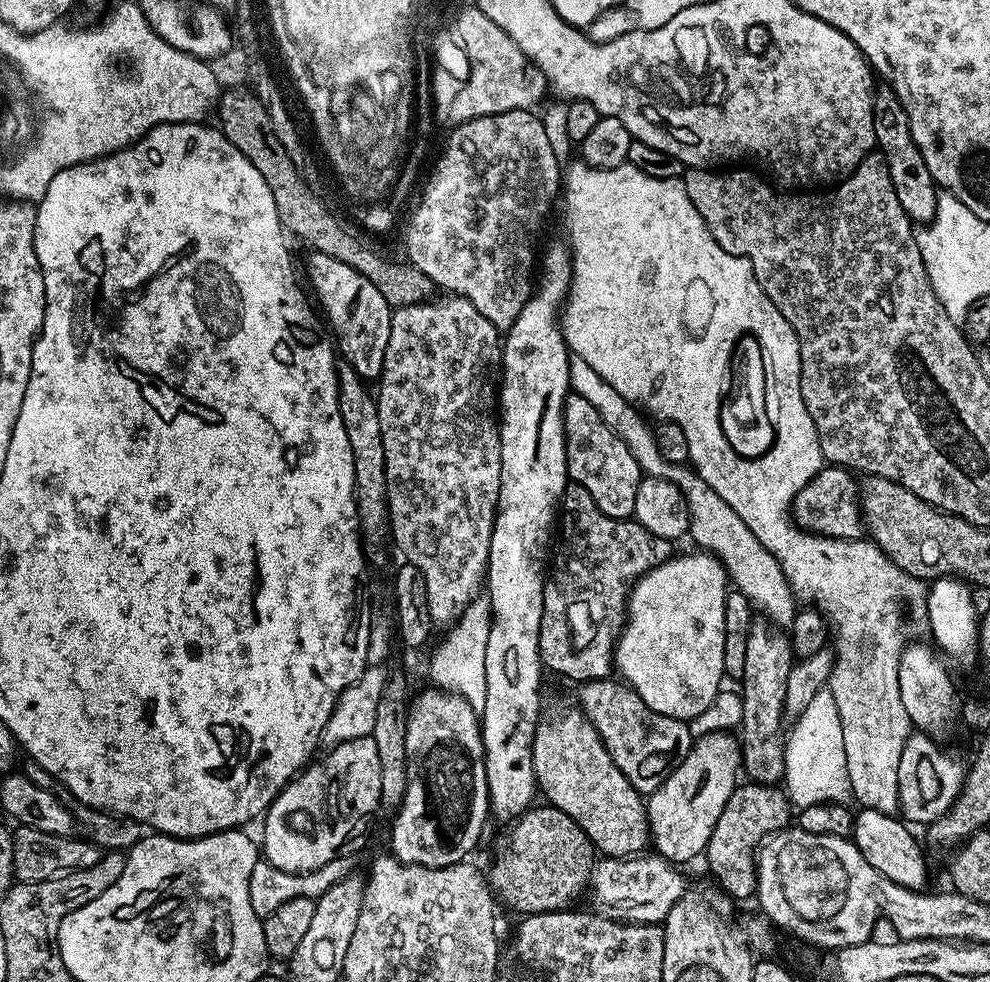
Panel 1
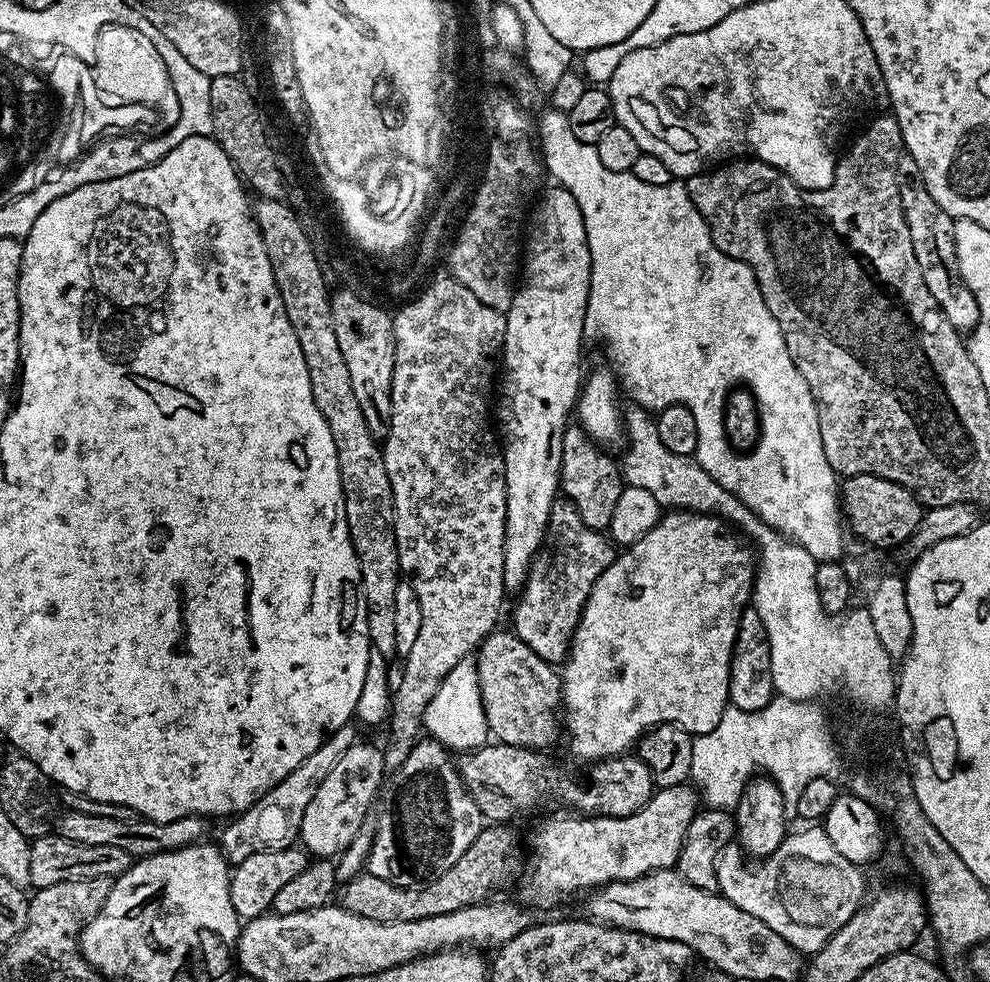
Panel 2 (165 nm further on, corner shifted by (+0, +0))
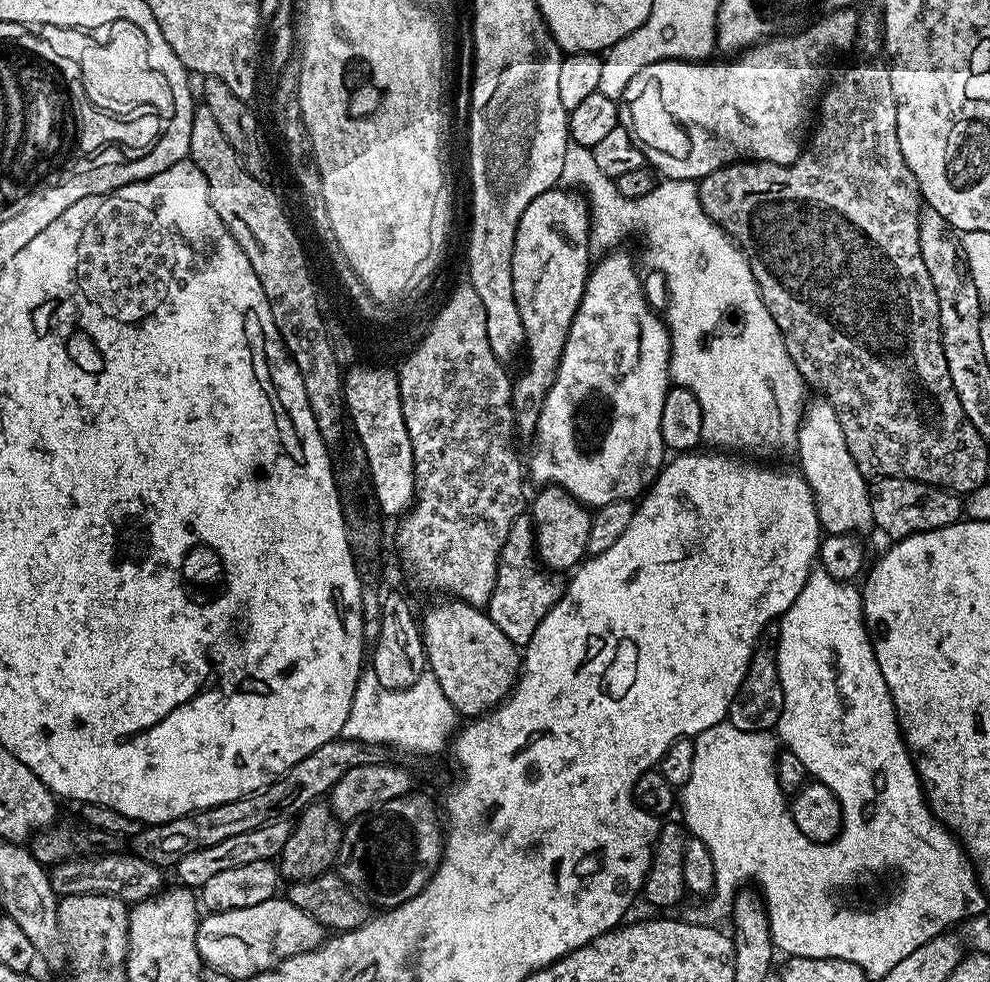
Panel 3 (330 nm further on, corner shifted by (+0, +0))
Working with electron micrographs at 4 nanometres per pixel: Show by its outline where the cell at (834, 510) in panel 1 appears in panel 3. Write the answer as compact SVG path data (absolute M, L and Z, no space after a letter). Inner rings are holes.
M882 476L871 481L870 506L873 525L892 536L893 541L905 540L915 532L945 528L957 523L962 516L962 500L957 493L897 476Z

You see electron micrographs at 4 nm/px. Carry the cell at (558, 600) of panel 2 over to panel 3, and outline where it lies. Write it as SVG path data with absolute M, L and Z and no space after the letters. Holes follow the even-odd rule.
M522 514L514 518L514 526L510 526L510 534L506 534L506 542L500 551L496 581L486 605L487 614L494 626L498 626L498 630L502 630L502 634L506 634L512 644L528 644L530 638L534 638L534 630L542 618L546 618L546 614L559 602L562 584L552 576L555 575L551 571L538 567L531 515Z

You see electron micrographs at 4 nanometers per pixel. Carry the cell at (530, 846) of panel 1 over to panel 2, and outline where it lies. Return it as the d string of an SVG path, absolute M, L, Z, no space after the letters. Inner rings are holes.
M492 822L481 828L478 838L470 842L470 850L466 850L466 854L462 854L462 858L450 866L450 870L426 884L410 888L394 886L382 878L371 876L365 870L353 880L343 881L338 892L338 904L347 912L382 923L413 922L415 919L450 914L479 904L496 894L491 892L514 883L520 872L520 840L515 830L508 827L512 826L504 822Z

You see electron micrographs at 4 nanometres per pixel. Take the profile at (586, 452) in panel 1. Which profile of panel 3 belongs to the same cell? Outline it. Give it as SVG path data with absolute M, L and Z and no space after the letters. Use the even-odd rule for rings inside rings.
M558 484L541 487L537 492L540 493L532 500L530 515L534 525L534 551L539 563L548 570L575 569L588 552L593 513Z

